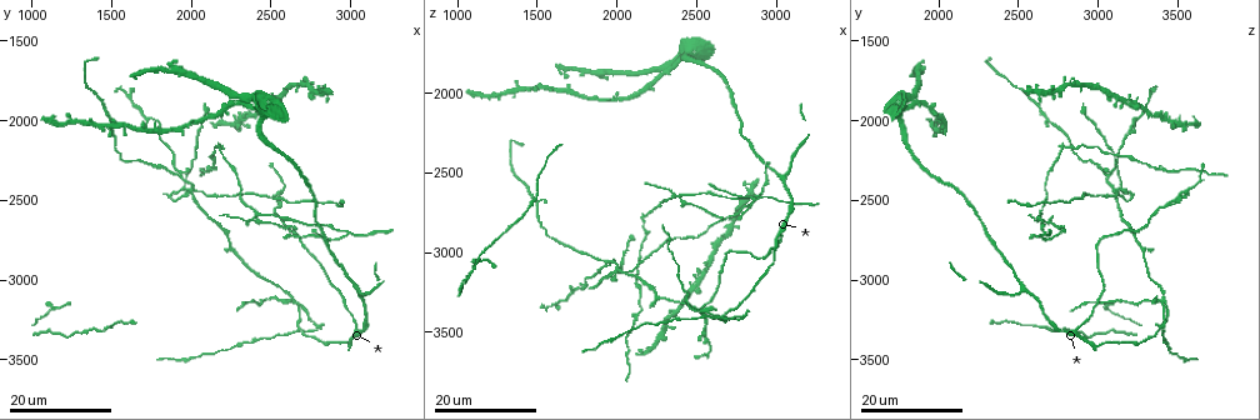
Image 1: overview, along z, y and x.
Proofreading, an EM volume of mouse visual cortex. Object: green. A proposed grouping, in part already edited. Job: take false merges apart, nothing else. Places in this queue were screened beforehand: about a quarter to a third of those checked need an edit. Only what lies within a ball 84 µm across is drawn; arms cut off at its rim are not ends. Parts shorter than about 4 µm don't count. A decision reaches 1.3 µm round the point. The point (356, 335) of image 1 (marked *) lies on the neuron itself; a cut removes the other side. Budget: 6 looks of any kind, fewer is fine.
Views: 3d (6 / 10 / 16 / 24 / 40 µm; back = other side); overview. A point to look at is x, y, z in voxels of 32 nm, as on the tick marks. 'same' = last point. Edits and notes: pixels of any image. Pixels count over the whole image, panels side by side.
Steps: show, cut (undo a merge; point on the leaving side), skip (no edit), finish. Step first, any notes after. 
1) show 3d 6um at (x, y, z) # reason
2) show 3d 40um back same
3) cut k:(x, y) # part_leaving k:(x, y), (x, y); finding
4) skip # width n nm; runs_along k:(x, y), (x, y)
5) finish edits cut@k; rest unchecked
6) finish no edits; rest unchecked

show 3d 24um at (2400, 2620, 2660) # branch point

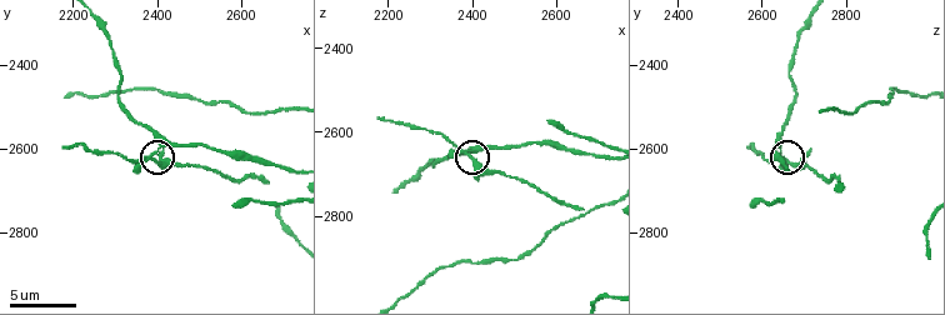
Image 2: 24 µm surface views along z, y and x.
show 3d 6um at (2390, 2620, 2650)

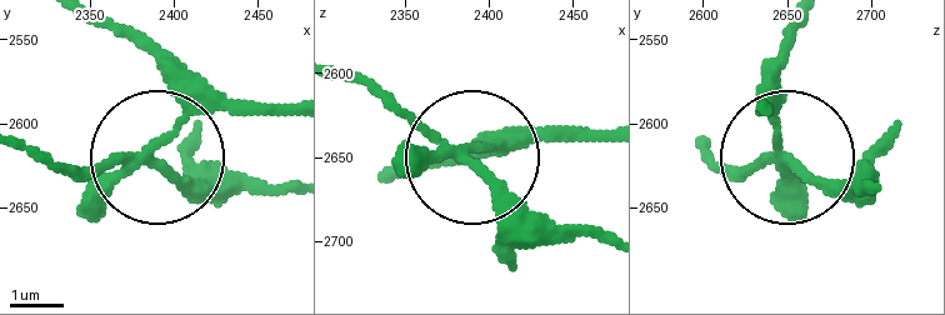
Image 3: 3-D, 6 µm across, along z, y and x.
cut 3:(184, 180) # part_leaving 3:(453, 148), (556, 220), (596, 229); two neurons meet here

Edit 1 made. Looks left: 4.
show 3d 24um at (2980, 2720, 2660) # arms part here

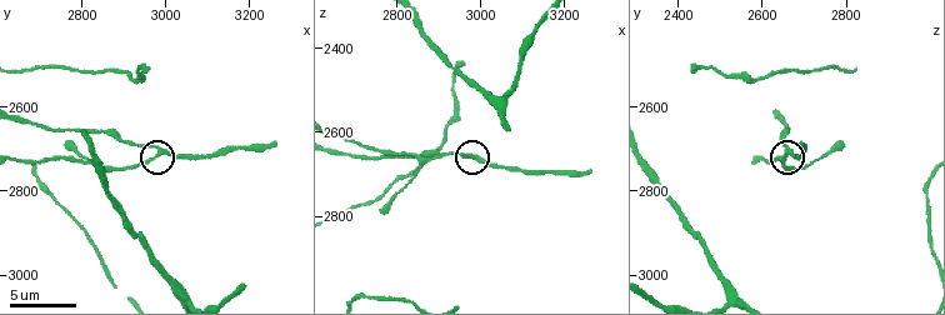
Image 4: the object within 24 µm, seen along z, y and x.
show 3d 10um at (2990, 2715, 2655)

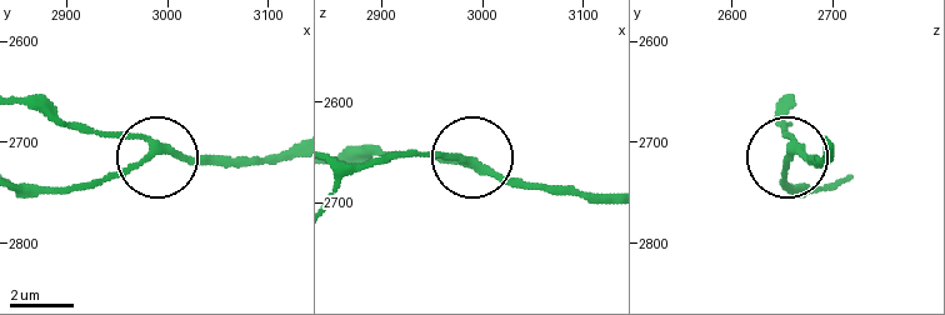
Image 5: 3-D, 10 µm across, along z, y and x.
skip # arms 3; one neuron here

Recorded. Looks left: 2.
show 3d 6um at (2860, 2740, 2675) # arms part here

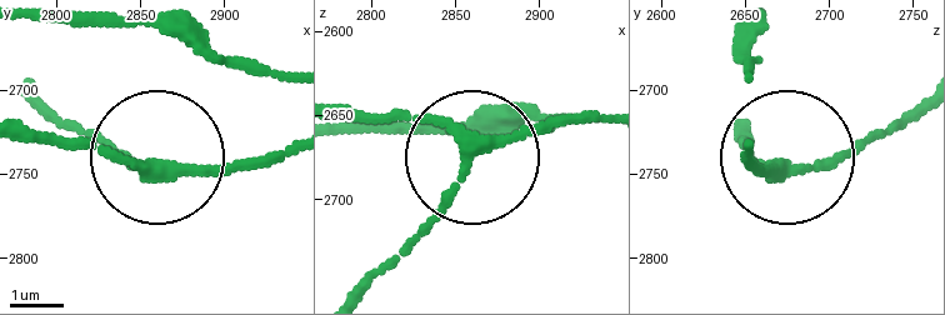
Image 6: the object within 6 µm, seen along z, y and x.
skip # runs_along 6:(600, 115), (559, 115), (479, 146), (451, 195), (363, 285); one neuron here

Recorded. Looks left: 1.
finish edits cut@3; rest unchecked

